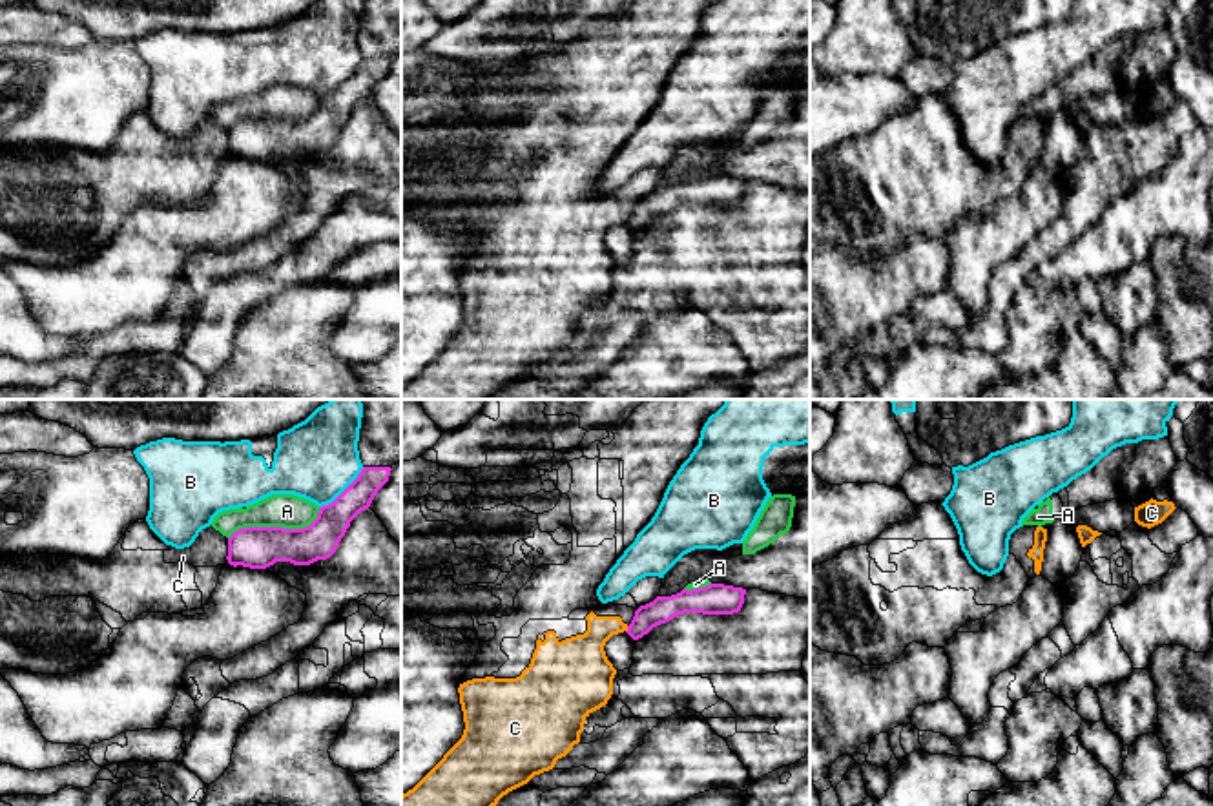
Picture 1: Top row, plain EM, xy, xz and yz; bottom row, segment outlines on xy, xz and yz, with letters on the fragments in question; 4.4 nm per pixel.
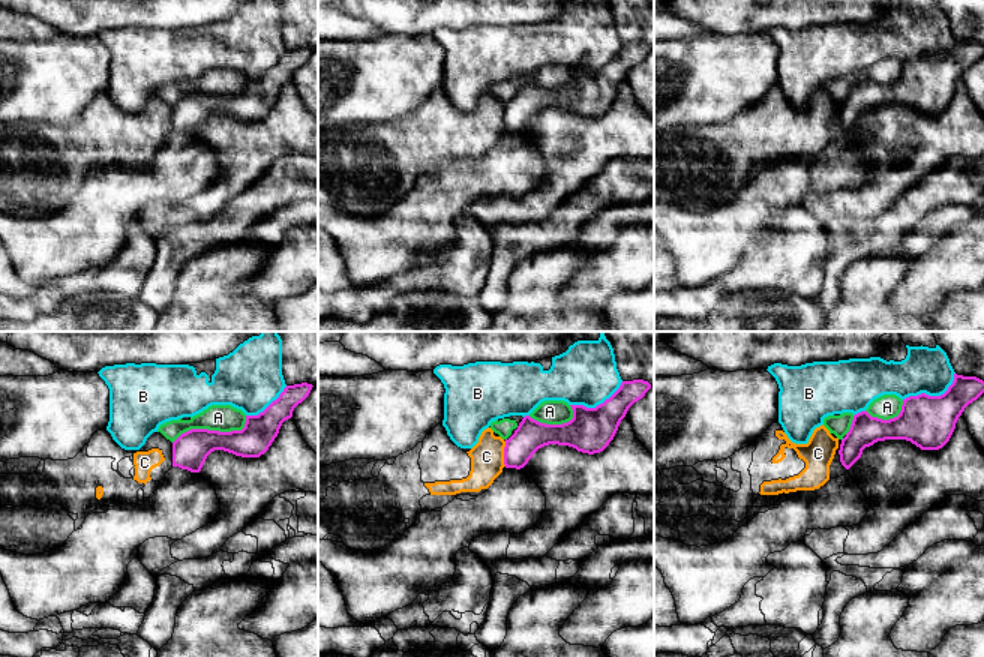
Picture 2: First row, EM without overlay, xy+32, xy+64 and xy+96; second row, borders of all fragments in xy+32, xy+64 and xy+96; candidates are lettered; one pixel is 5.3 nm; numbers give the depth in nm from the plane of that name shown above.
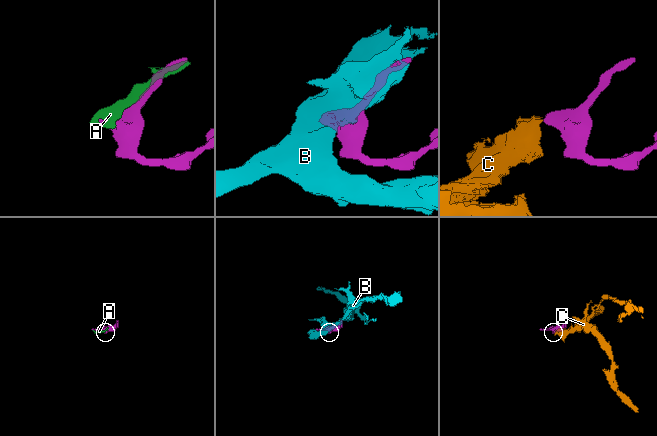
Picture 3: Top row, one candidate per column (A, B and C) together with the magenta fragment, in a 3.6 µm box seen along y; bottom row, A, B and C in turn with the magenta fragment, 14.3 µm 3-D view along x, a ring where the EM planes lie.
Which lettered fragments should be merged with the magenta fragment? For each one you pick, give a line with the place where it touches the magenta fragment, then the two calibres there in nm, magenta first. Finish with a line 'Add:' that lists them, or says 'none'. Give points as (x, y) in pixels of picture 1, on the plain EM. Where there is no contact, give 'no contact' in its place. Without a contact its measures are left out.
Add: none

